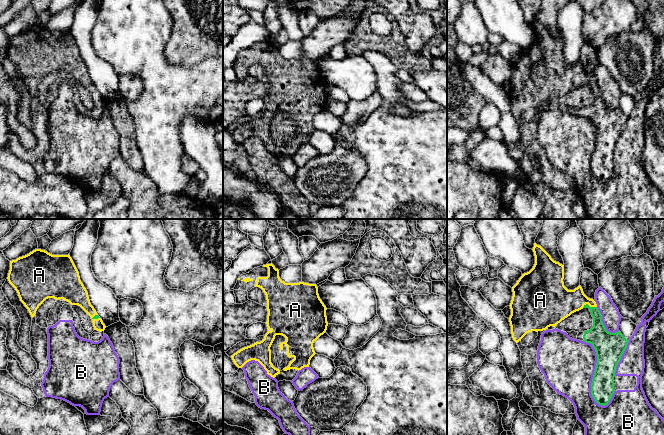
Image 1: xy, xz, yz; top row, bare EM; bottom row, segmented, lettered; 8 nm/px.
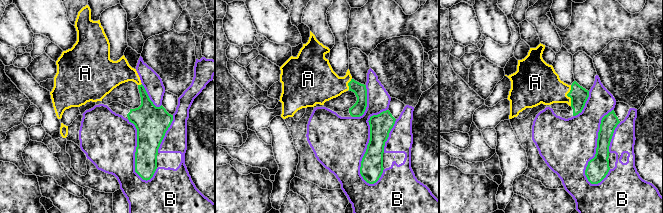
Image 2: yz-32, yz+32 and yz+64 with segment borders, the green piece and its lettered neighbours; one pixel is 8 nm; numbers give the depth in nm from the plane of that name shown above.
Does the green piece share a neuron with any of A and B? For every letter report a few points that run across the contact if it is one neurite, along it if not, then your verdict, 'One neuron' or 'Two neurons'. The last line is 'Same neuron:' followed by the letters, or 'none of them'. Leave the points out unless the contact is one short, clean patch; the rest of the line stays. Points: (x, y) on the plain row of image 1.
A: One neuron
B: Two neurons
Same neuron: A

